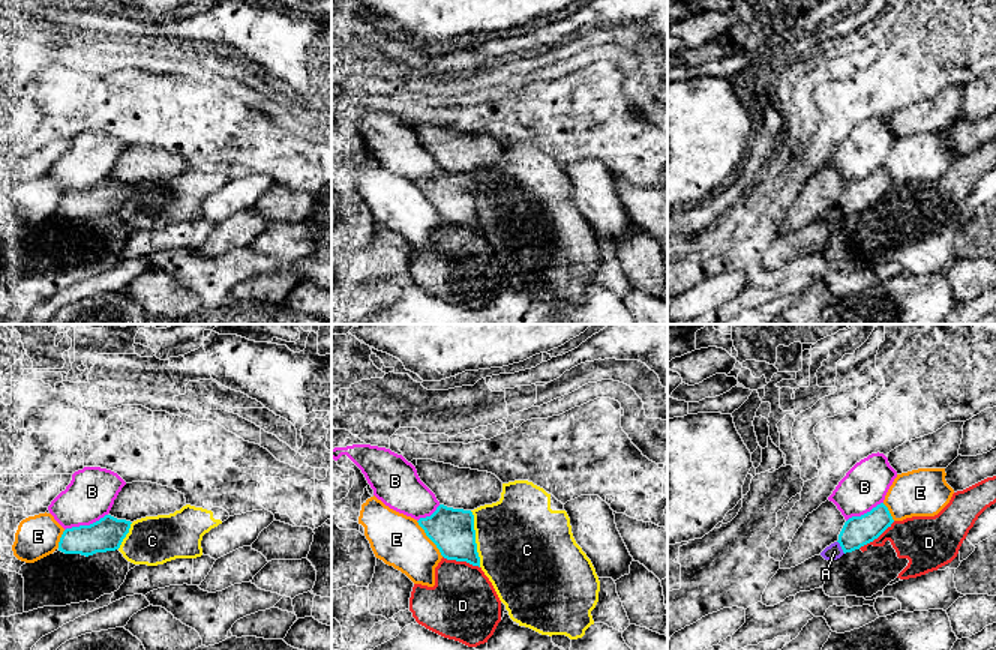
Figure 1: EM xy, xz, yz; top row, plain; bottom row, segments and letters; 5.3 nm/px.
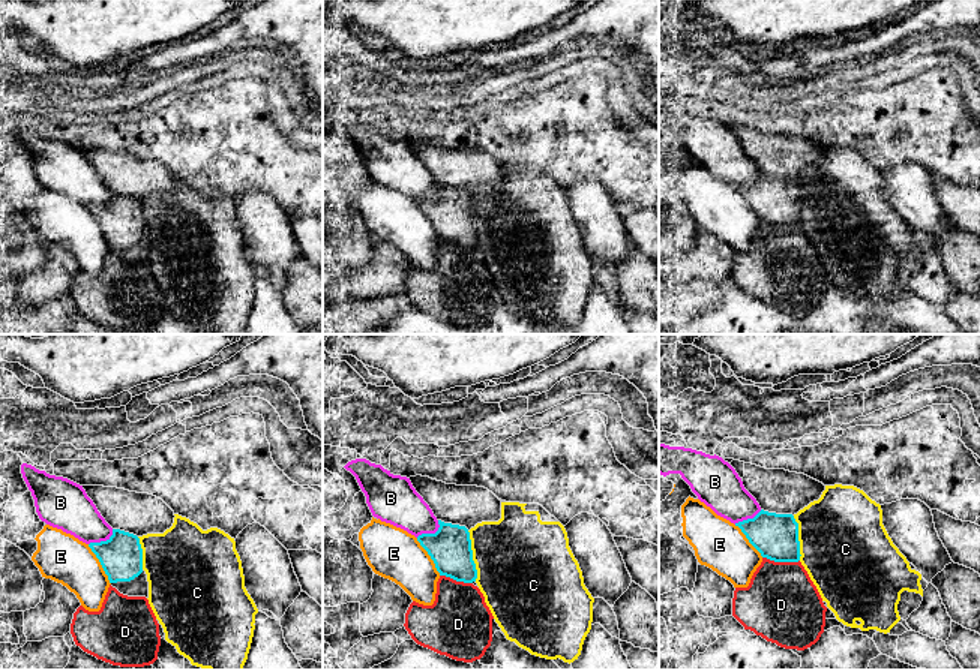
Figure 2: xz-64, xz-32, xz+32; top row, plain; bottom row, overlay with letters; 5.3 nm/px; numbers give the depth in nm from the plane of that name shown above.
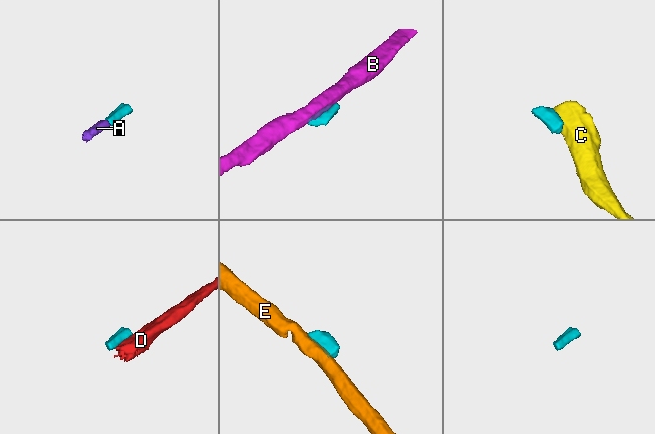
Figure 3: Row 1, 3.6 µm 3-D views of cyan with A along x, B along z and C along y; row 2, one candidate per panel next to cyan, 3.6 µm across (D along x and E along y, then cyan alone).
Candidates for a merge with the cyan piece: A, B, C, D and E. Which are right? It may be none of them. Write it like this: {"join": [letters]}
{"join": ["A"]}

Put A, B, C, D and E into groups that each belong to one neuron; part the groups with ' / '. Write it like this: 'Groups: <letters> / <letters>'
Groups: A / B / C / D / E

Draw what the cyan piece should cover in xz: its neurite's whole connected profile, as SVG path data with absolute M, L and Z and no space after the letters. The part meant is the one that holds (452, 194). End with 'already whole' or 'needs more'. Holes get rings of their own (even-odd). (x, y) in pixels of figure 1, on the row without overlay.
M440 168L430 180L420 182L417 186L444 222L480 231L471 174Z; already whole

